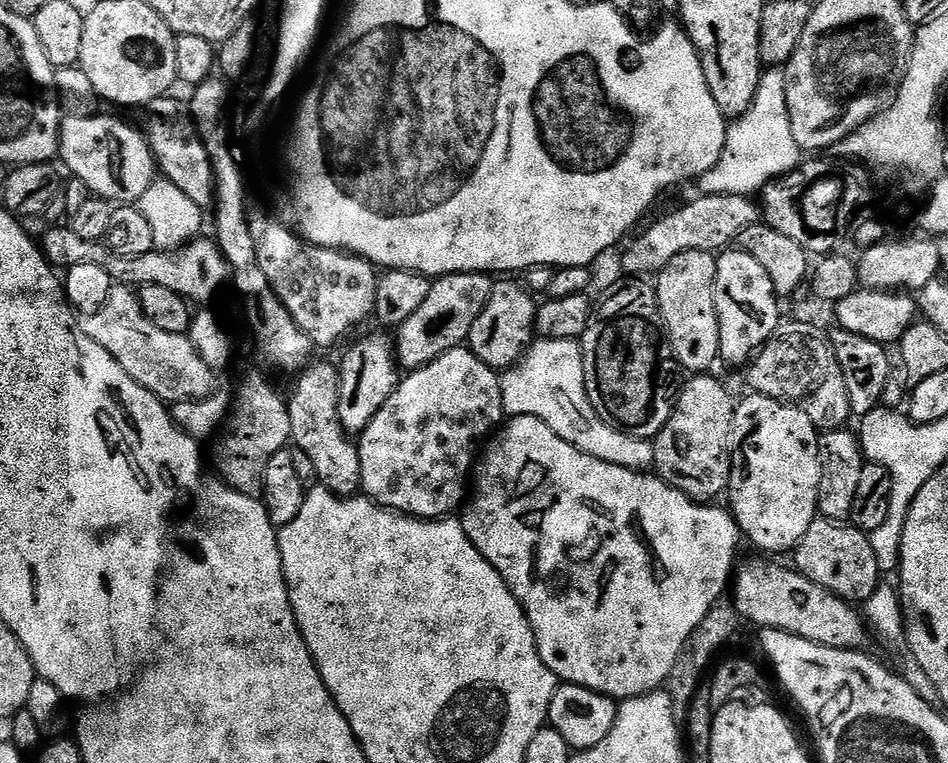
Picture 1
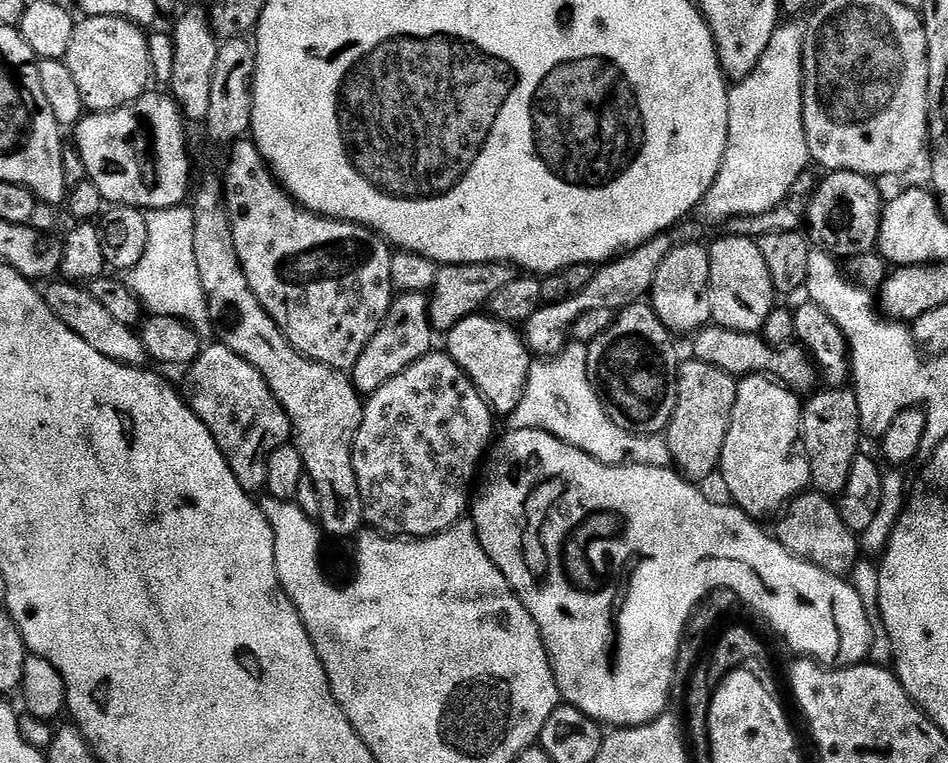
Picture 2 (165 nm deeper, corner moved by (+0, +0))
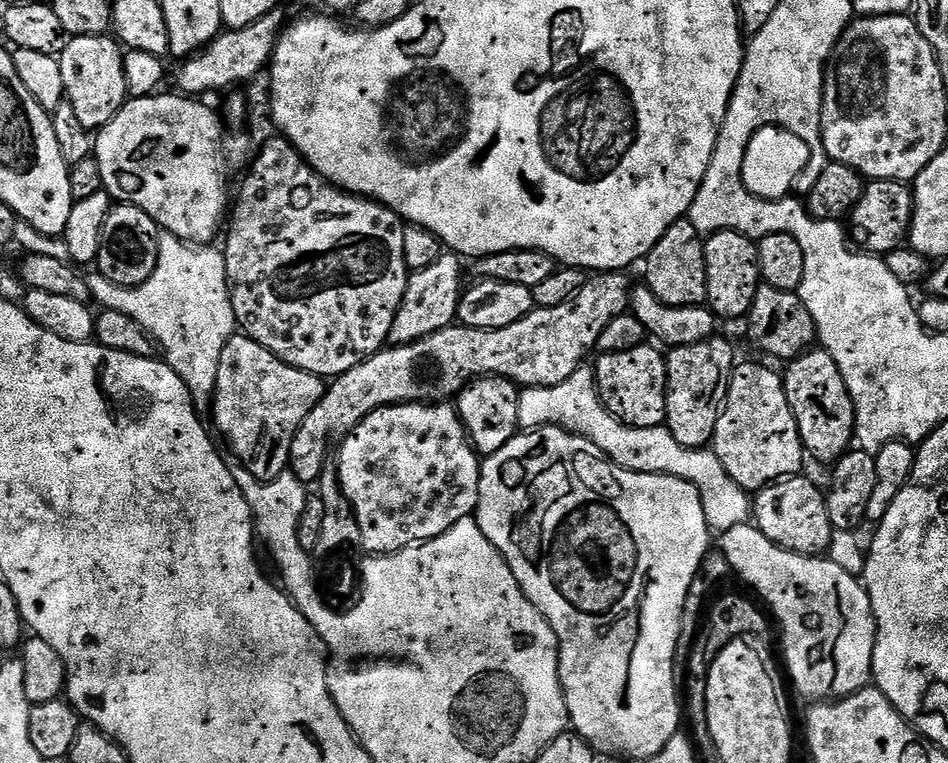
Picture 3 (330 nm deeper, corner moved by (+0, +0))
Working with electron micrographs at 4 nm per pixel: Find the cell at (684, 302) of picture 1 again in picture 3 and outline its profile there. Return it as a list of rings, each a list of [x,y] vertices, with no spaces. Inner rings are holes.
[[[685,218],[674,222],[662,234],[660,241],[646,257],[643,283],[666,306],[704,306],[708,302],[708,283],[706,282],[705,237],[692,221]]]

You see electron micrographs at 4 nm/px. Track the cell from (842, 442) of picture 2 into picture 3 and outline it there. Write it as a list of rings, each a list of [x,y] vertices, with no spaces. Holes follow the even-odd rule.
[[[809,350],[787,361],[783,369],[786,402],[794,414],[804,451],[820,464],[835,465],[836,461],[853,447],[856,434],[856,415],[850,390],[838,370],[838,362],[823,350]]]

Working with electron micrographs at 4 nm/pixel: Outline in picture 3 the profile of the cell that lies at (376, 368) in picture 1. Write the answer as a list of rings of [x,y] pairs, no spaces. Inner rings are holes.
[[[445,254],[438,258],[438,262],[426,266],[426,270],[418,270],[409,275],[402,306],[398,306],[394,326],[388,335],[389,345],[409,344],[443,328],[453,327],[457,319],[456,311],[460,305],[462,285],[465,283],[460,263],[462,260],[459,255]]]

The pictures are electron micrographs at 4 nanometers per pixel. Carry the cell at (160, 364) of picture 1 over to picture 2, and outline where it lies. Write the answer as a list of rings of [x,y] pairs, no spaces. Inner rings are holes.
[[[52,282],[47,285],[47,287],[49,286],[48,292],[46,288],[43,298],[50,306],[50,310],[54,310],[54,314],[62,322],[66,322],[66,326],[70,326],[70,330],[74,330],[74,334],[78,334],[78,338],[82,338],[82,342],[90,342],[90,346],[94,346],[94,350],[98,350],[98,354],[106,354],[106,358],[119,364],[140,366],[145,363],[144,344],[133,329],[122,326],[122,322],[117,322],[87,290],[82,290],[79,283],[56,283]]]

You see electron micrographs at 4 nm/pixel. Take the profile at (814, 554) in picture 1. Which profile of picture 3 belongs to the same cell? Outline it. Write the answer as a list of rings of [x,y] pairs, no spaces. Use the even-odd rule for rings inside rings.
[[[804,474],[789,476],[761,488],[755,493],[750,512],[754,517],[755,528],[766,534],[770,542],[788,552],[799,556],[823,557],[832,545],[834,529],[830,522],[830,514],[826,511],[826,495],[821,485],[819,488],[814,481],[807,480]]]

